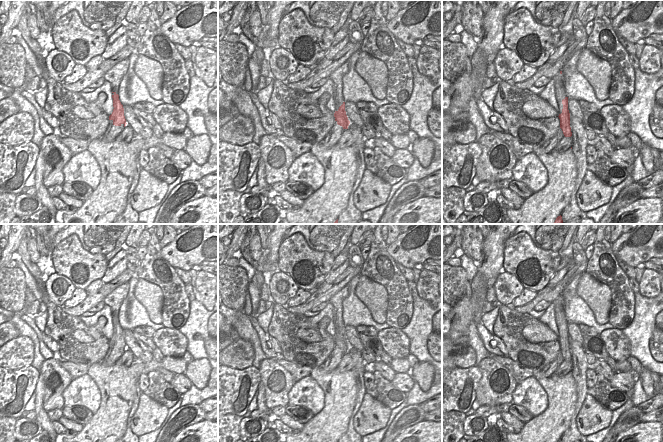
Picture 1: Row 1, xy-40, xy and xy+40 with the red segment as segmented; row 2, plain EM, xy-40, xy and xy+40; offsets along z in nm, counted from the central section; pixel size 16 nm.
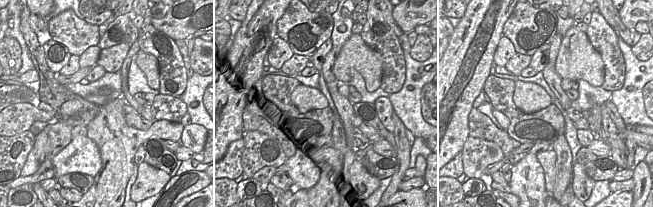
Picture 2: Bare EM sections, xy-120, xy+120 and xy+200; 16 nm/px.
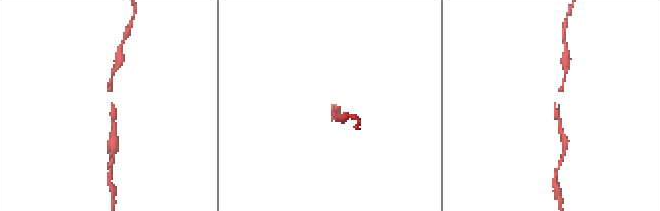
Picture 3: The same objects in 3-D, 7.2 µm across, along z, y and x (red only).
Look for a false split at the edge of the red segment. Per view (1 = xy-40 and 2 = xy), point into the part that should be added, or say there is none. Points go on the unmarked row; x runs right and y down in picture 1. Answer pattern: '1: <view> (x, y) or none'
1: none
2: none

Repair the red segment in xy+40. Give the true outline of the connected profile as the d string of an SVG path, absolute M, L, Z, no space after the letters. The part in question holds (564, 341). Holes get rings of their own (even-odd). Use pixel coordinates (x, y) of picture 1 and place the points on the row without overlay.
M565 321L562 324L562 328L563 328L562 337L559 338L558 340L560 343L560 352L562 353L565 361L571 361L572 356L570 351L570 337L568 334L568 321Z

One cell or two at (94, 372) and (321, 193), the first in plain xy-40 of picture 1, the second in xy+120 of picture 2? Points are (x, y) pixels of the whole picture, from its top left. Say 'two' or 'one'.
one

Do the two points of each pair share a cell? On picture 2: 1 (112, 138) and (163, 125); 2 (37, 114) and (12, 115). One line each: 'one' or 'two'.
1: one
2: one

